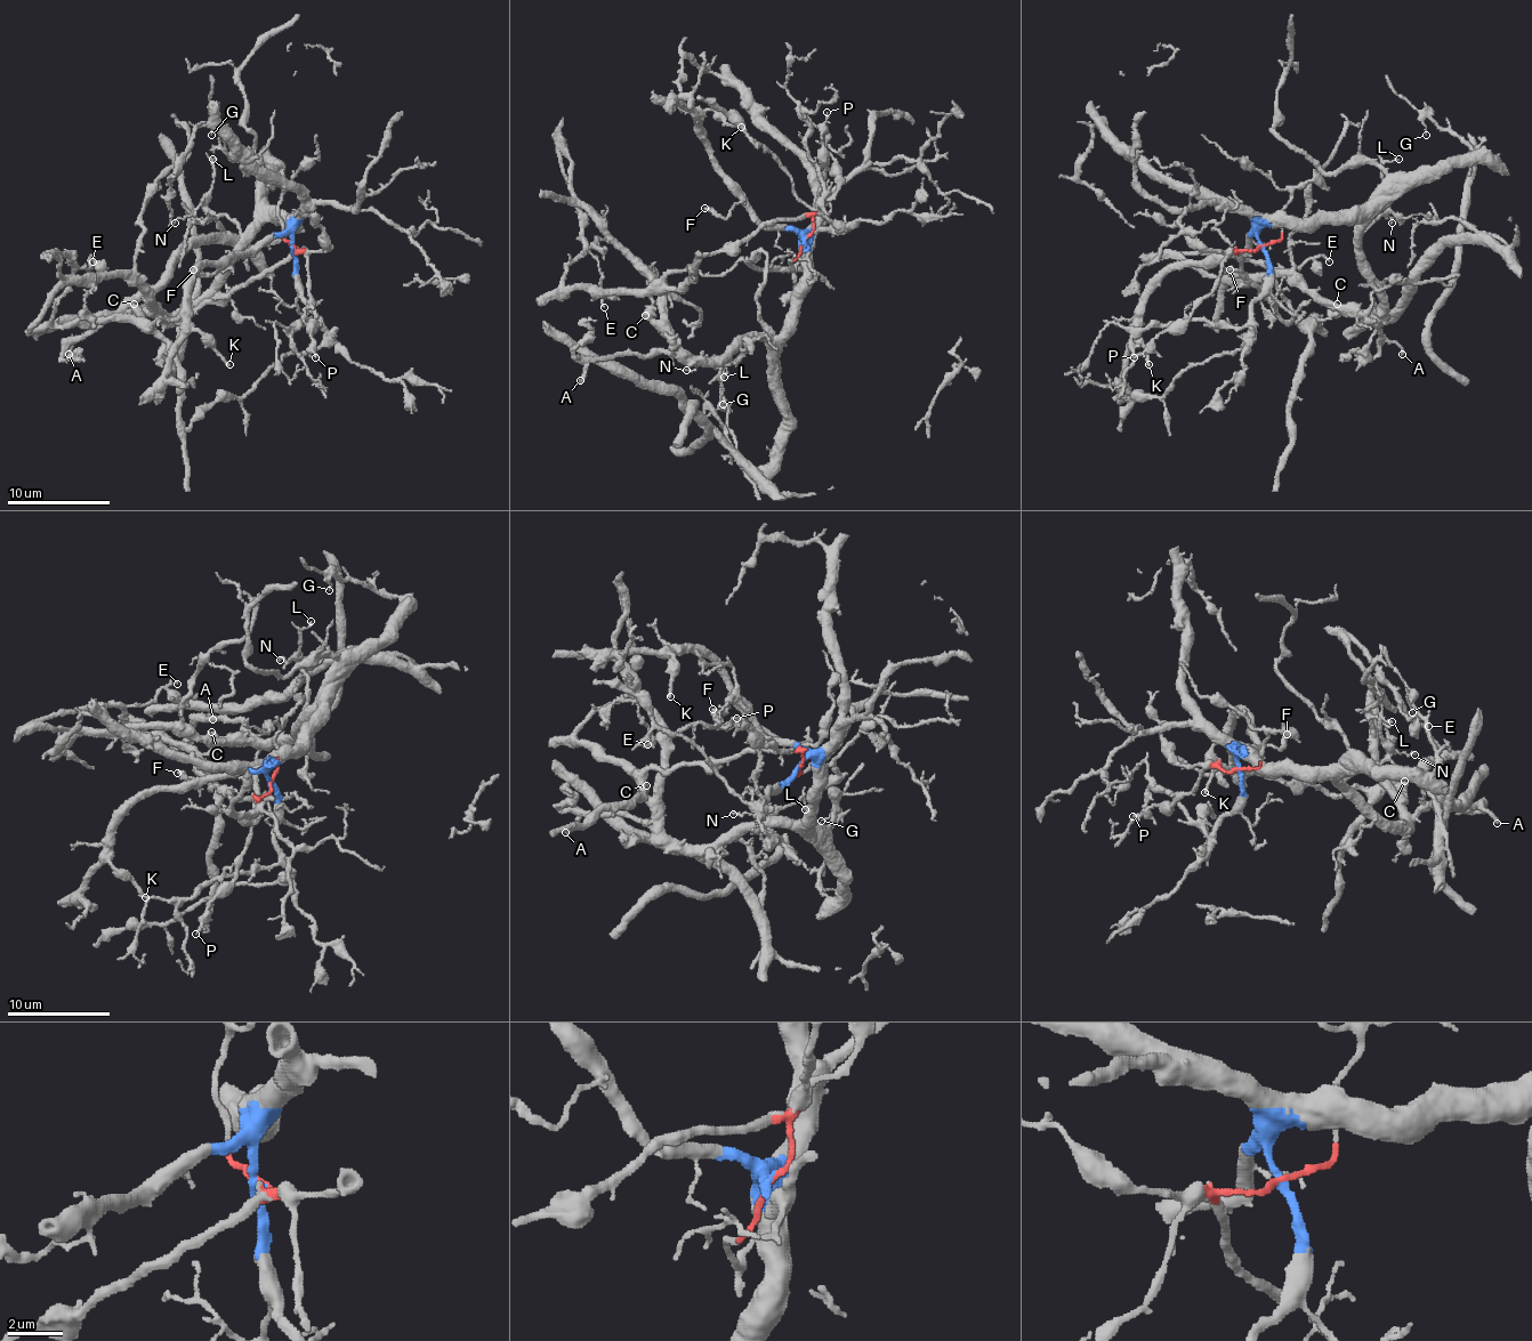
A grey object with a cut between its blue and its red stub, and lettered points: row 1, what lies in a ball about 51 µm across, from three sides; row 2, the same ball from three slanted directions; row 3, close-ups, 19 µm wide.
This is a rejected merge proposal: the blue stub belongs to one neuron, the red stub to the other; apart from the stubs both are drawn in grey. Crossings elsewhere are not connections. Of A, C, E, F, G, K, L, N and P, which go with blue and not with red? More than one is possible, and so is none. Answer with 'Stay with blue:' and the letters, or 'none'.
Stay with blue: A, F, G, K, L, N

